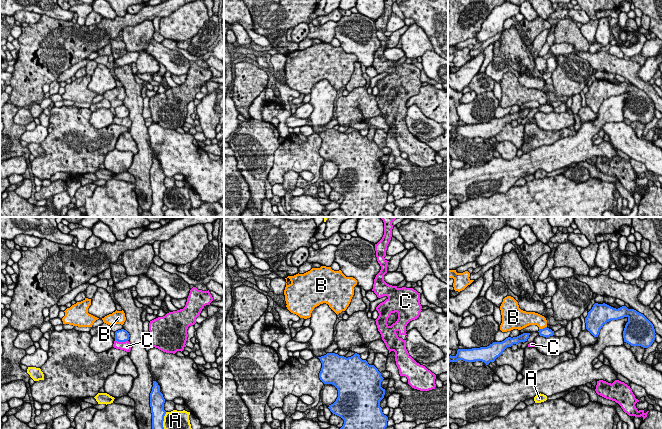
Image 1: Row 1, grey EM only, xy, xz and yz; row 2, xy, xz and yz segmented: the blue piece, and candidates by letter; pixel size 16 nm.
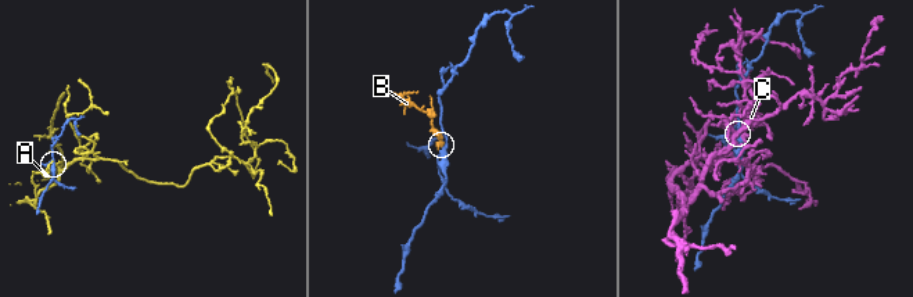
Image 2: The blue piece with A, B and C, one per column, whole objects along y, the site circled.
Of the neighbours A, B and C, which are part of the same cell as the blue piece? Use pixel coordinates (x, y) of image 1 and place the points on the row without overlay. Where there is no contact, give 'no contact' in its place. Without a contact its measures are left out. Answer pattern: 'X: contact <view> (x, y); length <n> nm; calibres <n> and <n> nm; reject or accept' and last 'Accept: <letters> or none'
A: contact xy (163, 196); length 280 nm; calibres 220 and 360 nm; reject
B: contact yz (543, 104); length 140 nm; calibres 160 and 220 nm; reject
C: contact xy (121, 117); length 220 nm; calibres 200 and 160 nm; reject
Accept: none

